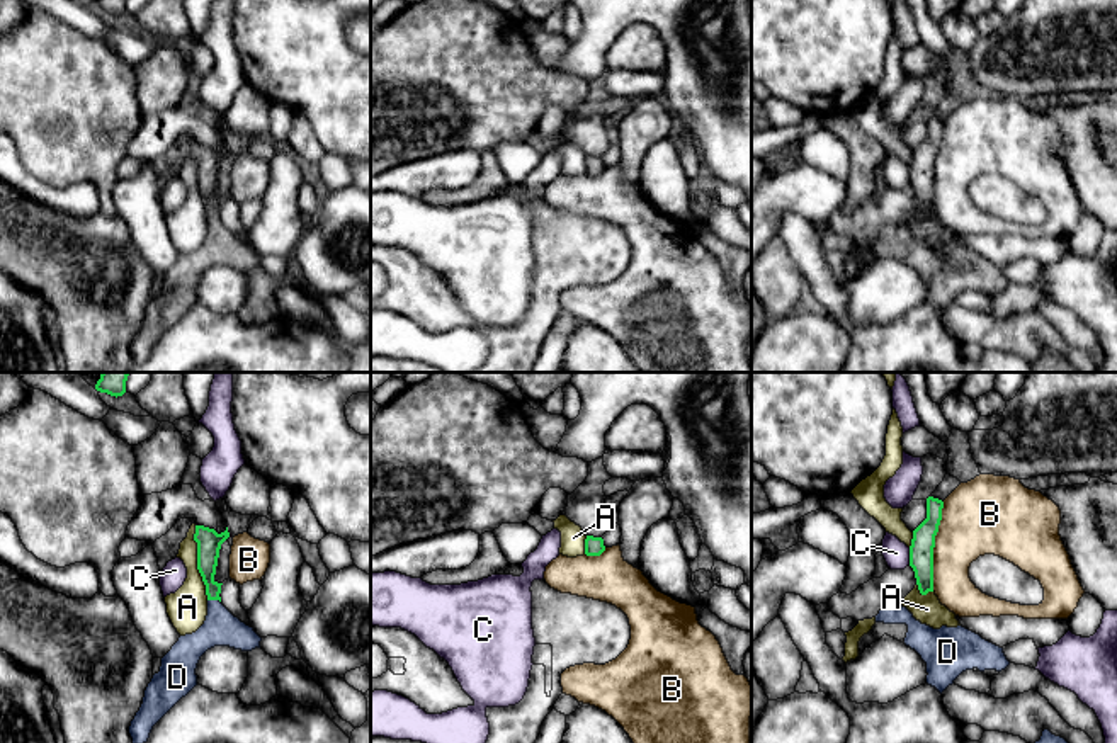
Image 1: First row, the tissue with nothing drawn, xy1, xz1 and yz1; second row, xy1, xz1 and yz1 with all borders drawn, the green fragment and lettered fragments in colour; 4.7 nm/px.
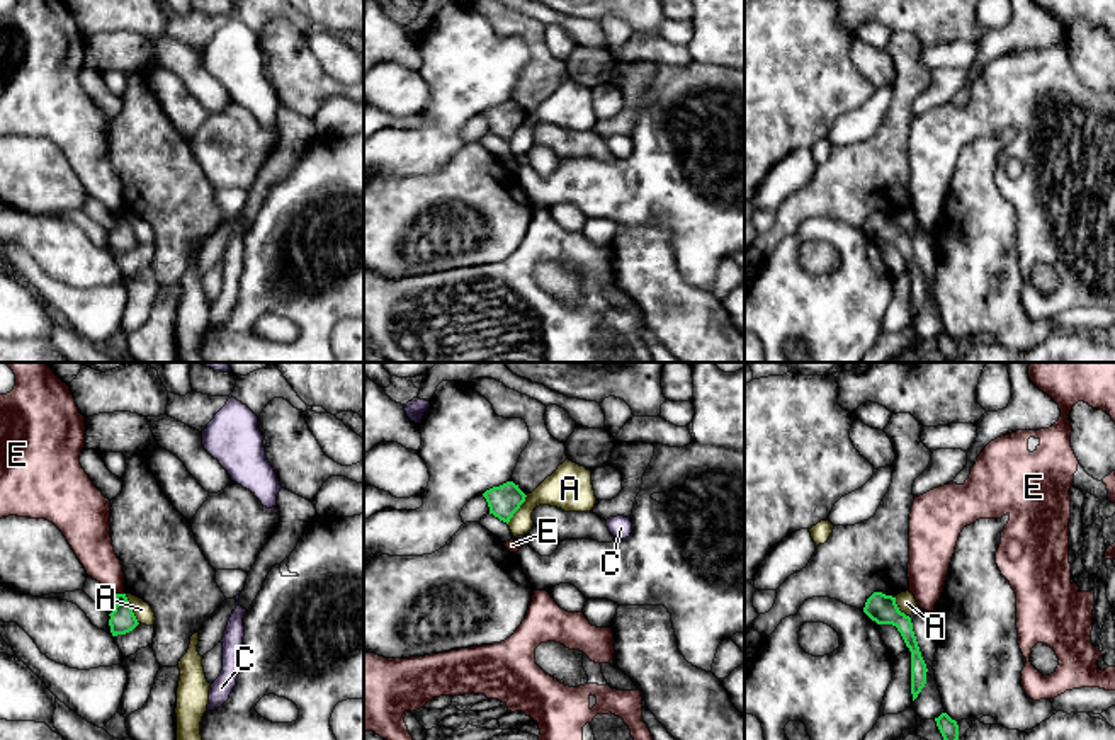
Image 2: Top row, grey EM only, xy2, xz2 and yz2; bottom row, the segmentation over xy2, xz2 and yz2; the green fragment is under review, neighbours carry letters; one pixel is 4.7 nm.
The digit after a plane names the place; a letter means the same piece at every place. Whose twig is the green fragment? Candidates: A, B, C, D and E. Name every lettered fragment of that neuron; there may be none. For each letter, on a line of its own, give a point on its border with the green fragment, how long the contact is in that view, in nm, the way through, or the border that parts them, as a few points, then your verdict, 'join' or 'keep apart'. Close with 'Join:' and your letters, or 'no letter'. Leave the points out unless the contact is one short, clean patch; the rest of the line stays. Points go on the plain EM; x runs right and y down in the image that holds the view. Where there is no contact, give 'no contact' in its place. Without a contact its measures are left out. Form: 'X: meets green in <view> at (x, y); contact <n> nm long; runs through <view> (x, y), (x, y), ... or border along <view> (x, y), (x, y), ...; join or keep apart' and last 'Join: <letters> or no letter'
A: meets green in xy1 at (198, 182); contact 360 nm long; keep apart
B: meets green in yz1 at (934, 165); contact 420 nm long; keep apart
C: meets green in yz1 at (910, 175); contact 80 nm long; keep apart
D: meets green in xy1 at (215, 218); contact 70 nm long; runs through xy1 (208, 167), (208, 199), (215, 218), (221, 247); join
E: meets green in xy2 at (119, 213); contact 50 nm long; keep apart
Join: D

